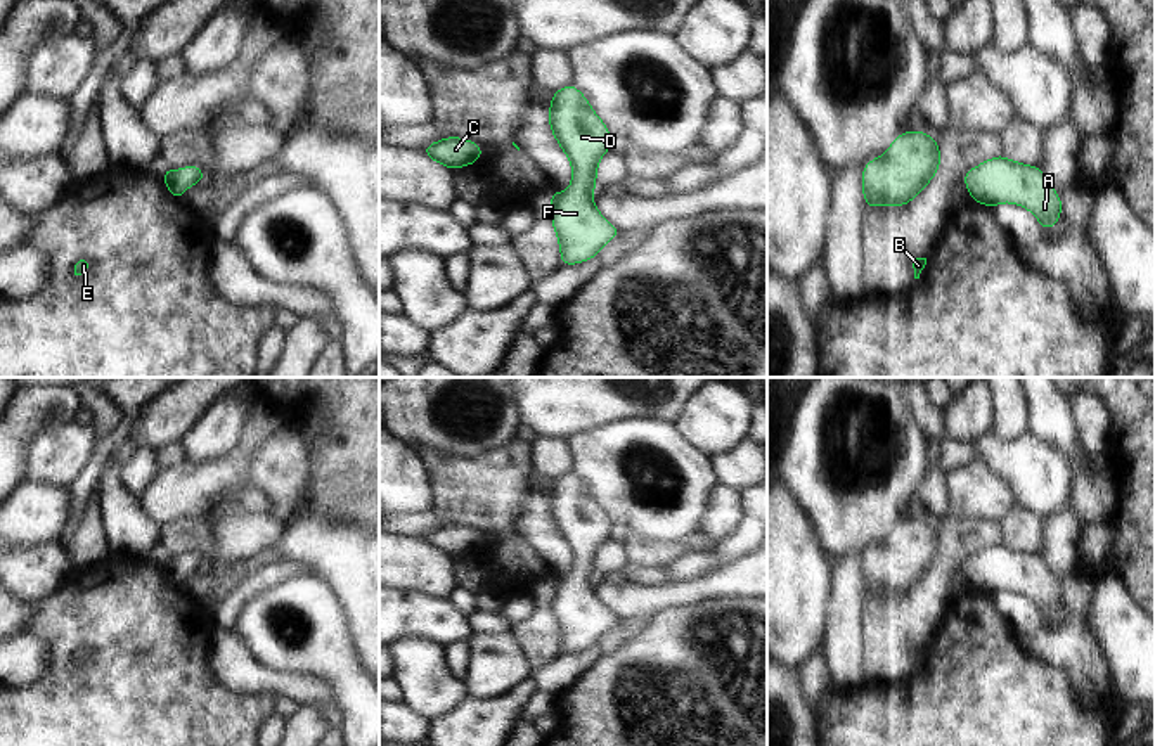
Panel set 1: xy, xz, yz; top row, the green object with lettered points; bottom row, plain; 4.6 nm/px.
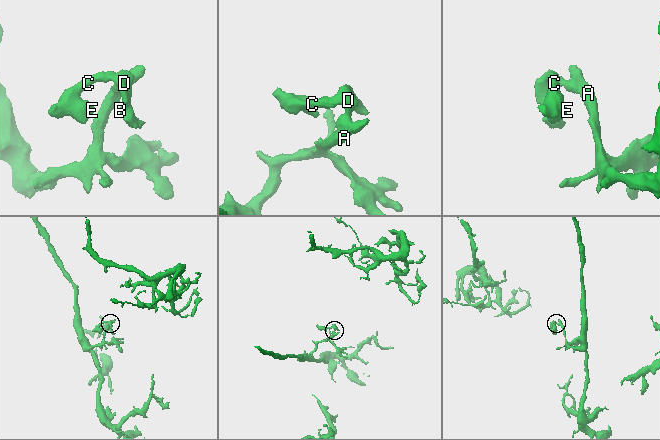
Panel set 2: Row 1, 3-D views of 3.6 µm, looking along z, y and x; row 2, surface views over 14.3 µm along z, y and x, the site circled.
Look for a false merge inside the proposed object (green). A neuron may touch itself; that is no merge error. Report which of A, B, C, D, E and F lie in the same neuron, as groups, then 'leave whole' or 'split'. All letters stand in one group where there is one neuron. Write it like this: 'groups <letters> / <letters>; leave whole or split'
groups A B C D E F; leave whole

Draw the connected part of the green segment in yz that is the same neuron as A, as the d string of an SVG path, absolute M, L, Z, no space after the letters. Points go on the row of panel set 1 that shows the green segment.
M996 156L968 170L963 177L971 201L996 208L1013 203L1027 208L1044 230L1060 220L1063 204L1041 168Z

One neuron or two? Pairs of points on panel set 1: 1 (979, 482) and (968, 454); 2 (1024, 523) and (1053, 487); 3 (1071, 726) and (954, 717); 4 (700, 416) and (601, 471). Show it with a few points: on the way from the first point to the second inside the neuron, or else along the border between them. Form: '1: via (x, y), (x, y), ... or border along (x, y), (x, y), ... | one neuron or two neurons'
1: border along (979, 459), (958, 466), (948, 475) | two neurons
2: border along (1019, 502), (1039, 516) | two neurons
3: via (1041, 726), (984, 726) | one neuron
4: border along (672, 424), (688, 443), (710, 454) | two neurons

